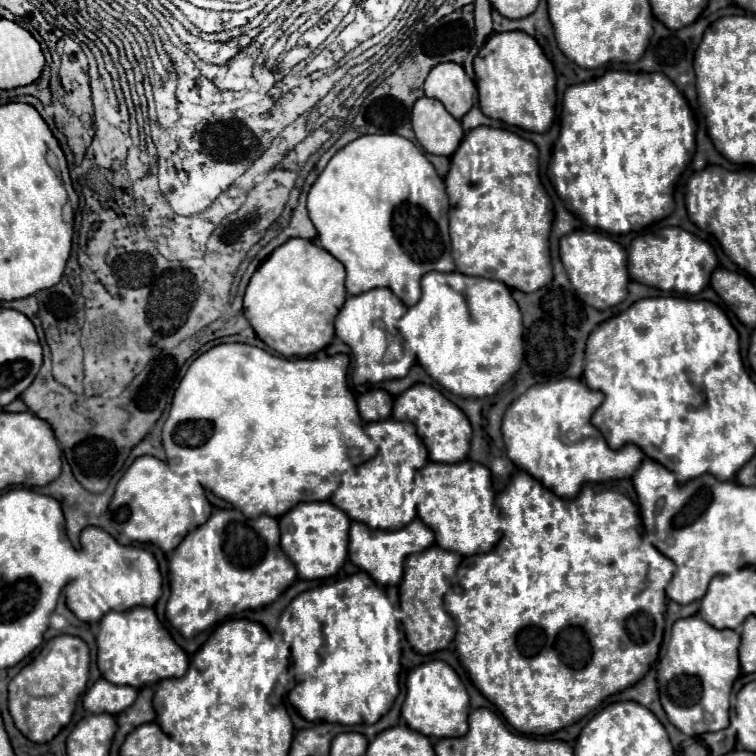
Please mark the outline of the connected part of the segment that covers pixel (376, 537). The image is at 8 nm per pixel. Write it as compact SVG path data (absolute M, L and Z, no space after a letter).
M414 518L408 526L400 530L372 530L370 526L364 526L364 522L352 522L350 526L350 542L348 542L348 556L350 560L372 574L372 578L384 586L396 586L400 584L402 578L402 566L404 558L408 554L426 550L428 546L434 544L434 534L420 522L420 518Z

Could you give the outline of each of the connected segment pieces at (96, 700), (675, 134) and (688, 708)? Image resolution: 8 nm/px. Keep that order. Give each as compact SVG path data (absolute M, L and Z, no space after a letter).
M104 678L94 682L94 686L84 694L82 702L84 708L92 714L108 712L112 716L120 714L124 708L128 708L136 700L138 692L132 686L116 686Z
M606 70L602 76L574 84L564 92L562 128L548 175L566 208L588 226L610 234L628 234L672 214L675 184L696 150L695 133L690 106L668 76Z
M690 616L674 622L666 656L658 664L658 688L660 688L660 702L664 706L664 712L668 714L668 720L684 734L696 736L728 728L730 692L734 680L740 676L738 646L740 646L740 634L736 630L716 630L700 616Z

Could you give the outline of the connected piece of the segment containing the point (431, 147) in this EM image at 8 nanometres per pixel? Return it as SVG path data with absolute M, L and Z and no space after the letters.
M422 96L412 108L412 128L416 140L428 154L452 156L464 136L460 122L448 114L442 102Z

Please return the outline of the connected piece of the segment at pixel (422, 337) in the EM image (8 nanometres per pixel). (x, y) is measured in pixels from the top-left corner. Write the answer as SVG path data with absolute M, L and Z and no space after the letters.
M428 272L422 278L422 298L410 306L398 322L398 330L410 350L414 350L422 368L446 390L464 398L482 398L494 394L506 384L524 360L524 326L520 308L502 282L466 276L460 272Z

